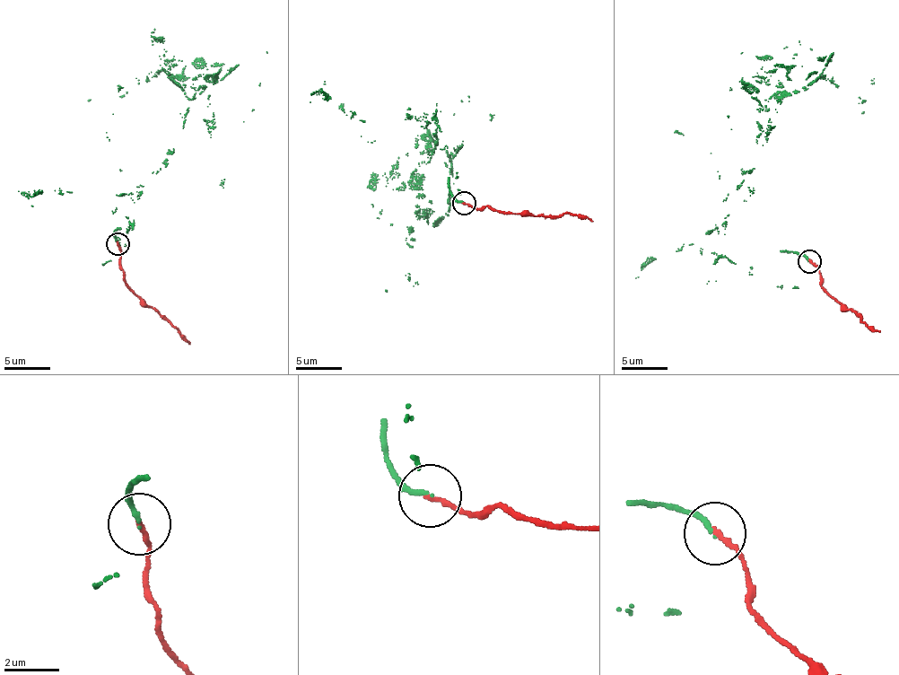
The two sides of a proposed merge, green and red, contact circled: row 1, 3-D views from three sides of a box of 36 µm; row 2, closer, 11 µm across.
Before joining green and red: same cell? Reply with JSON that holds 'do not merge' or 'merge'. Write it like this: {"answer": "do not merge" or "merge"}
{"answer": "merge"}

